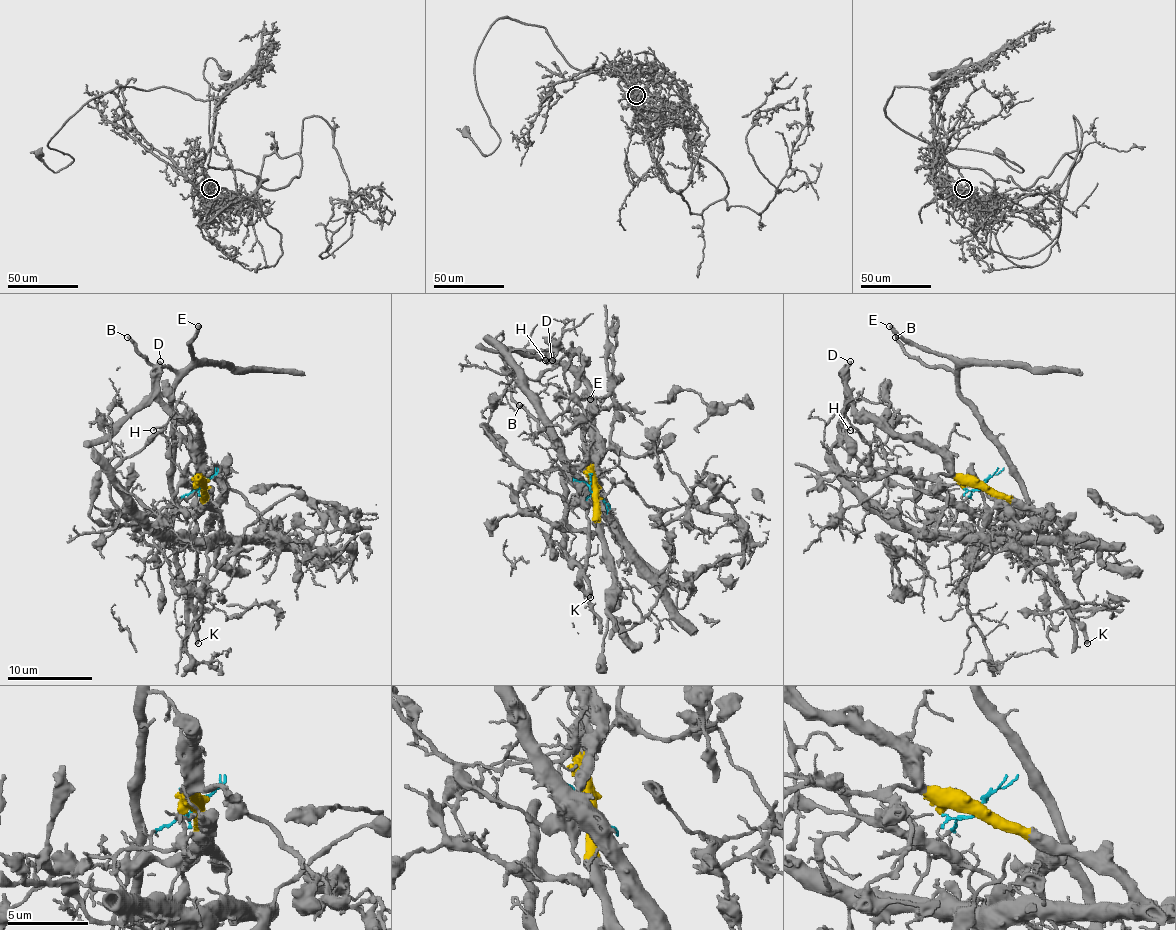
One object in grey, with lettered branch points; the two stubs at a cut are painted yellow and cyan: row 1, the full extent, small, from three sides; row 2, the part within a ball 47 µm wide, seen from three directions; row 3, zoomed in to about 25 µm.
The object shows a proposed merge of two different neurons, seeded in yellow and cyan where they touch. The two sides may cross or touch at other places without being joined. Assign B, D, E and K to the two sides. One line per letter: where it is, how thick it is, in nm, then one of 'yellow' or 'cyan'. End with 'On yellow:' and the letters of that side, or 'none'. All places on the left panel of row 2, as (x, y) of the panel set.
B: at (127, 337); 280 nm thick; cyan
D: at (160, 361); 360 nm thick; yellow
E: at (198, 326); 380 nm thick; cyan
K: at (198, 643); 360 nm thick; cyan
On yellow: D

